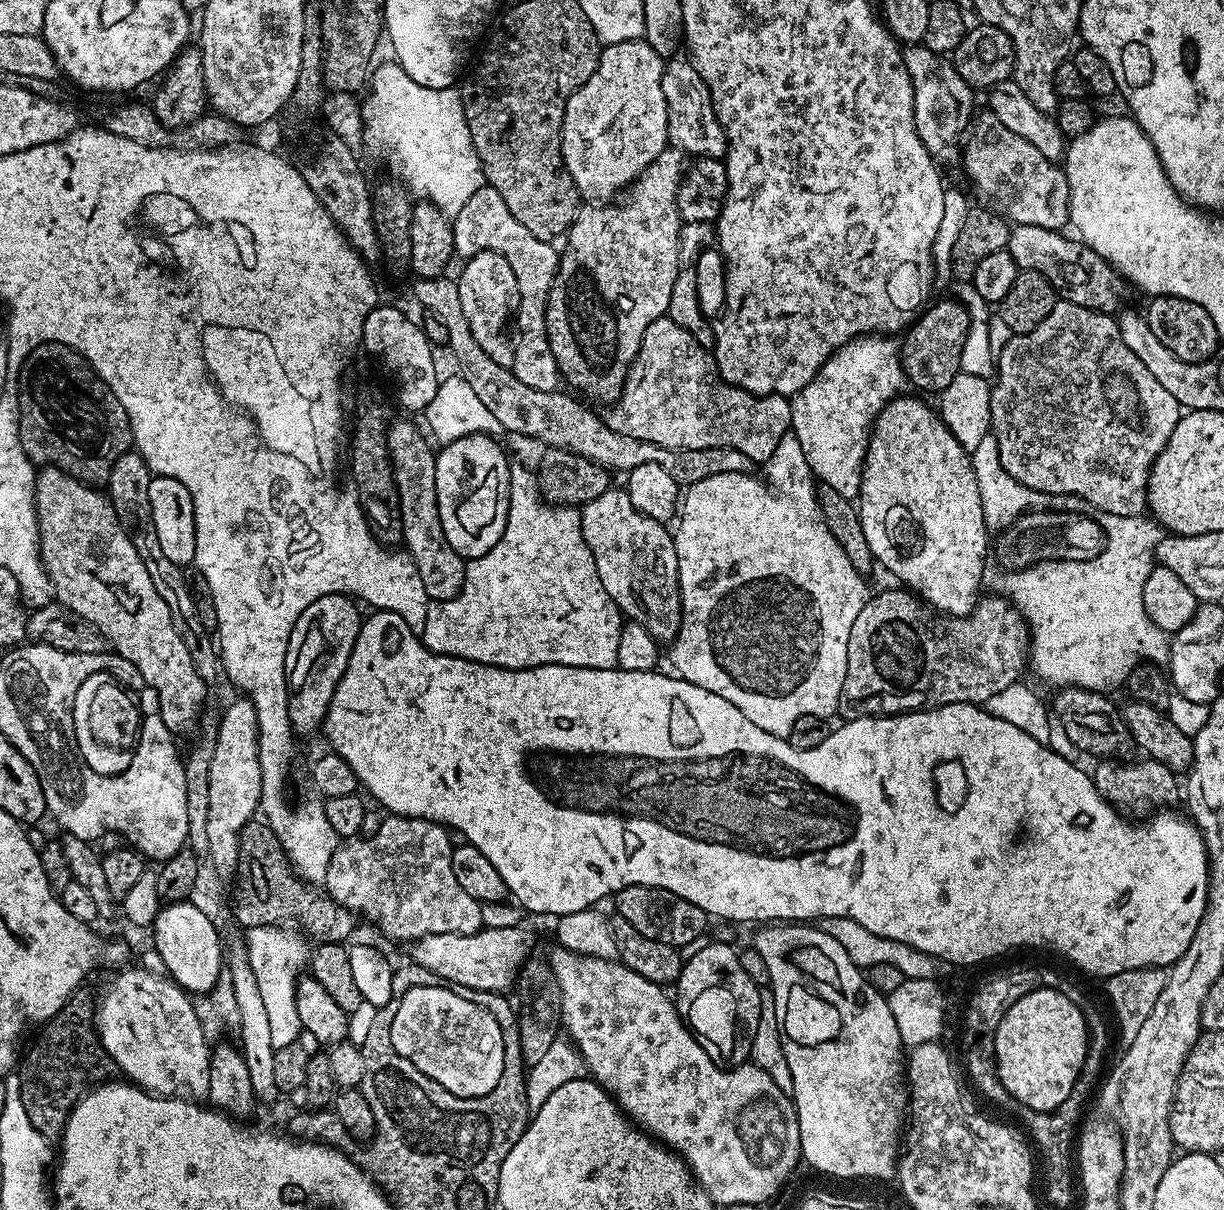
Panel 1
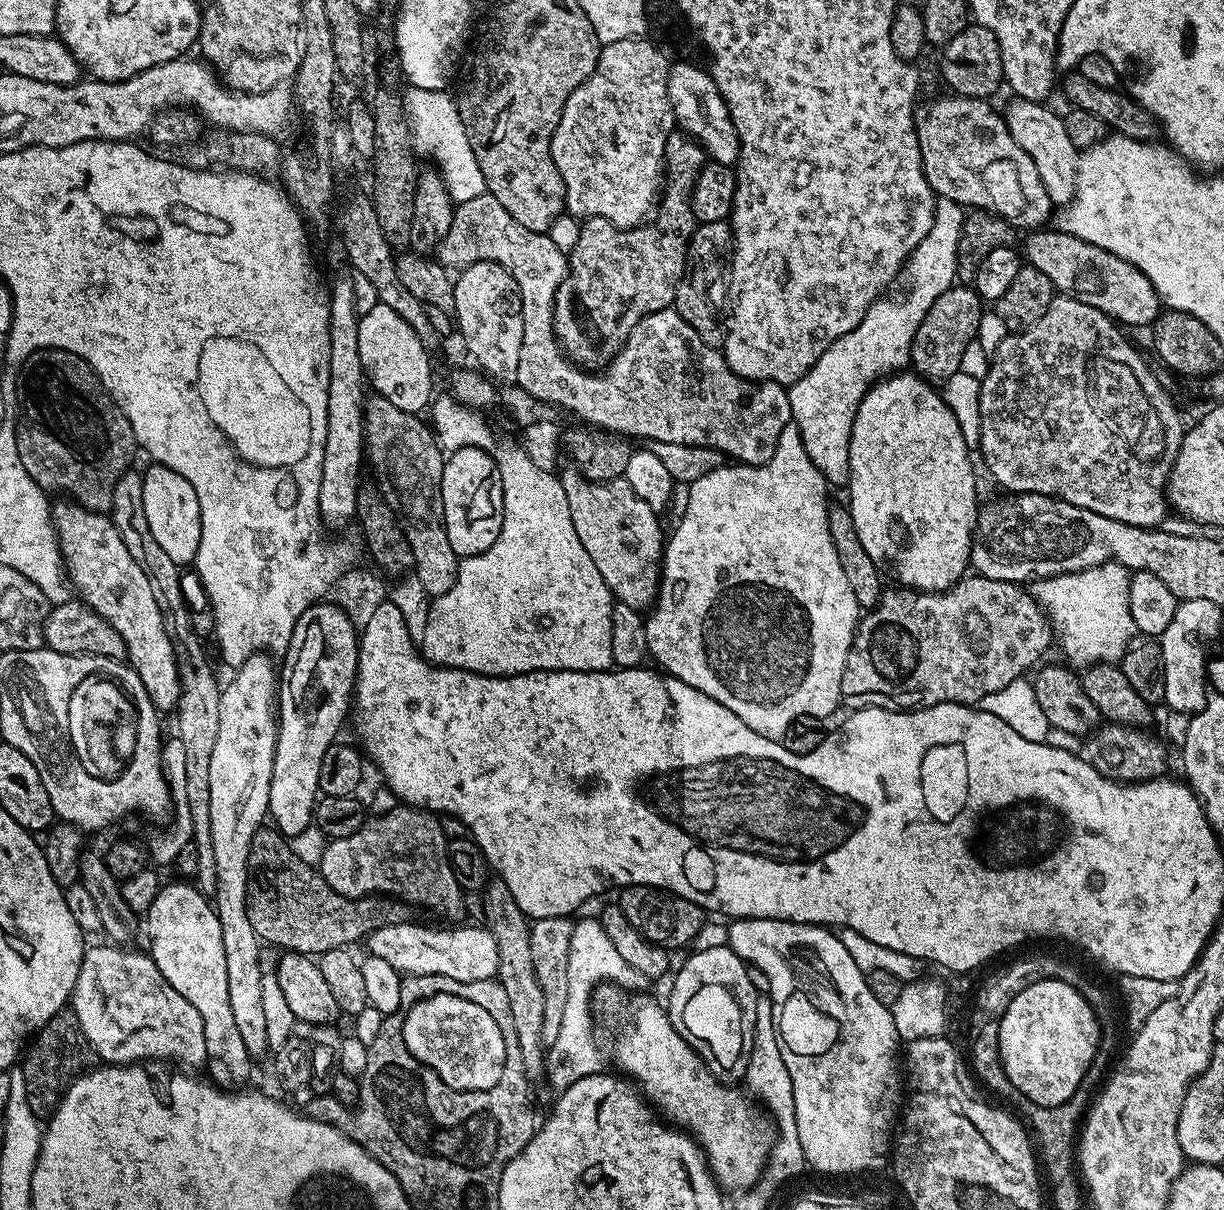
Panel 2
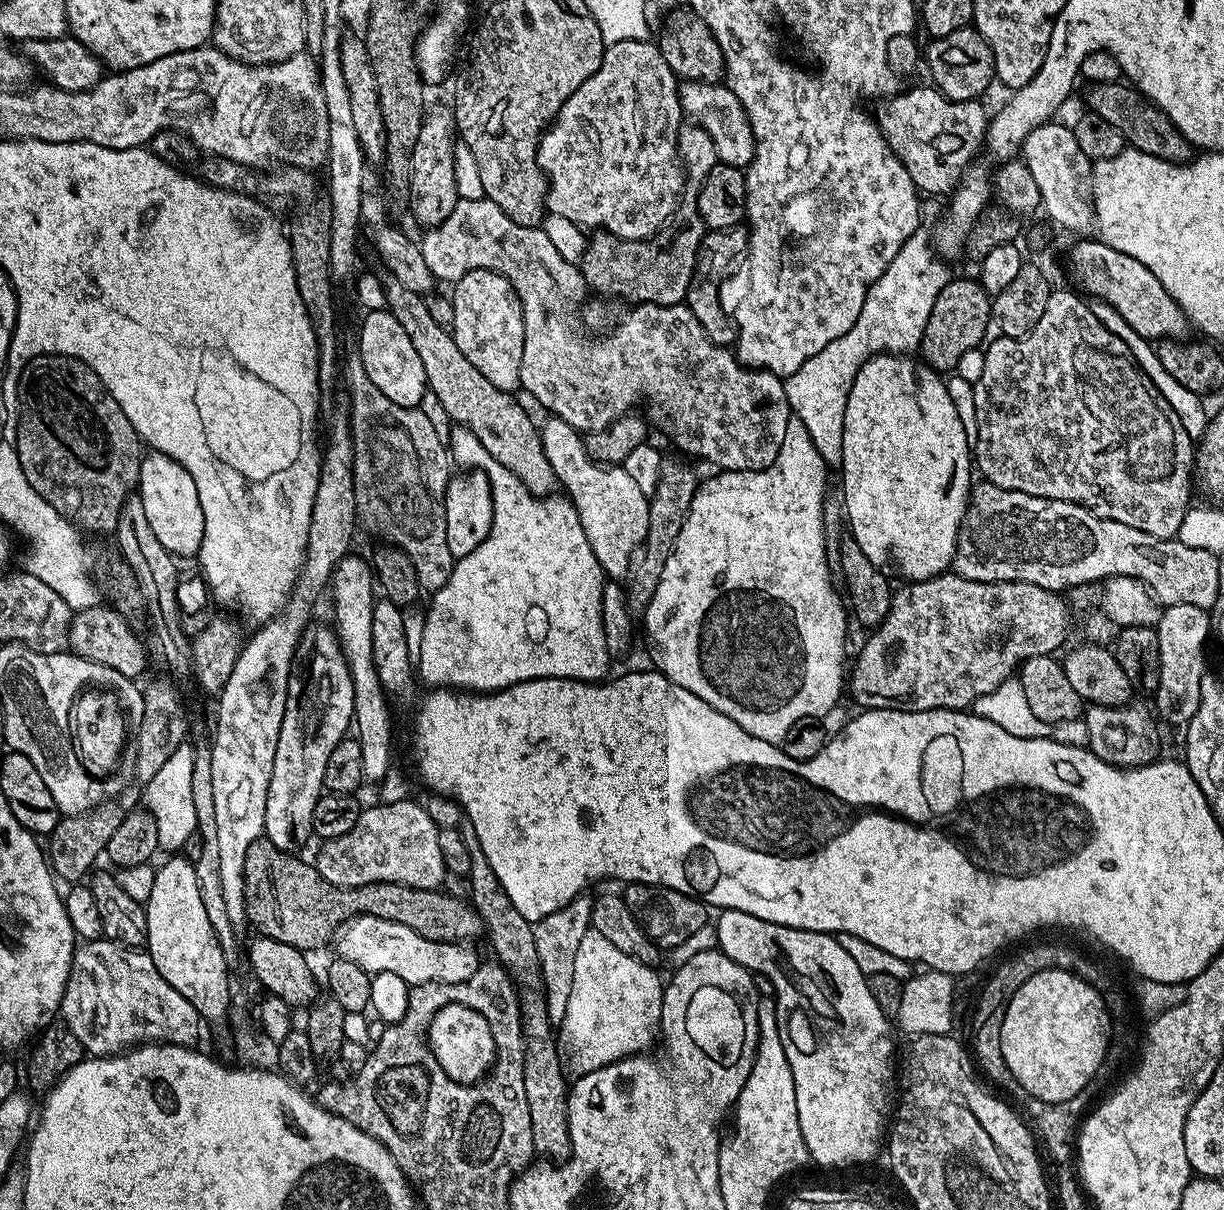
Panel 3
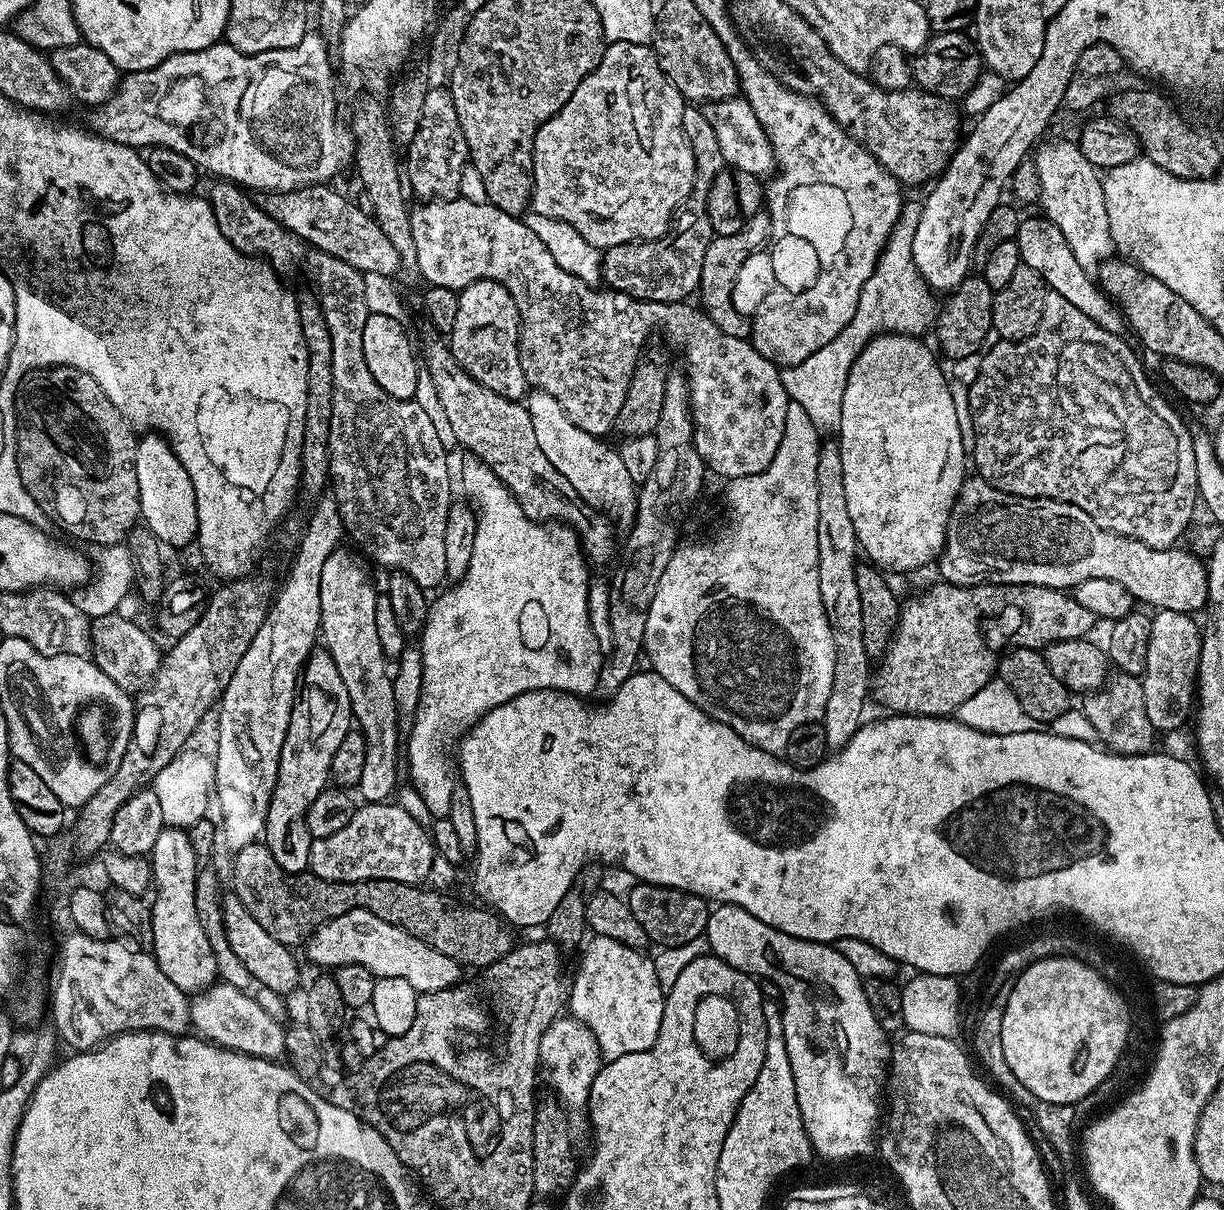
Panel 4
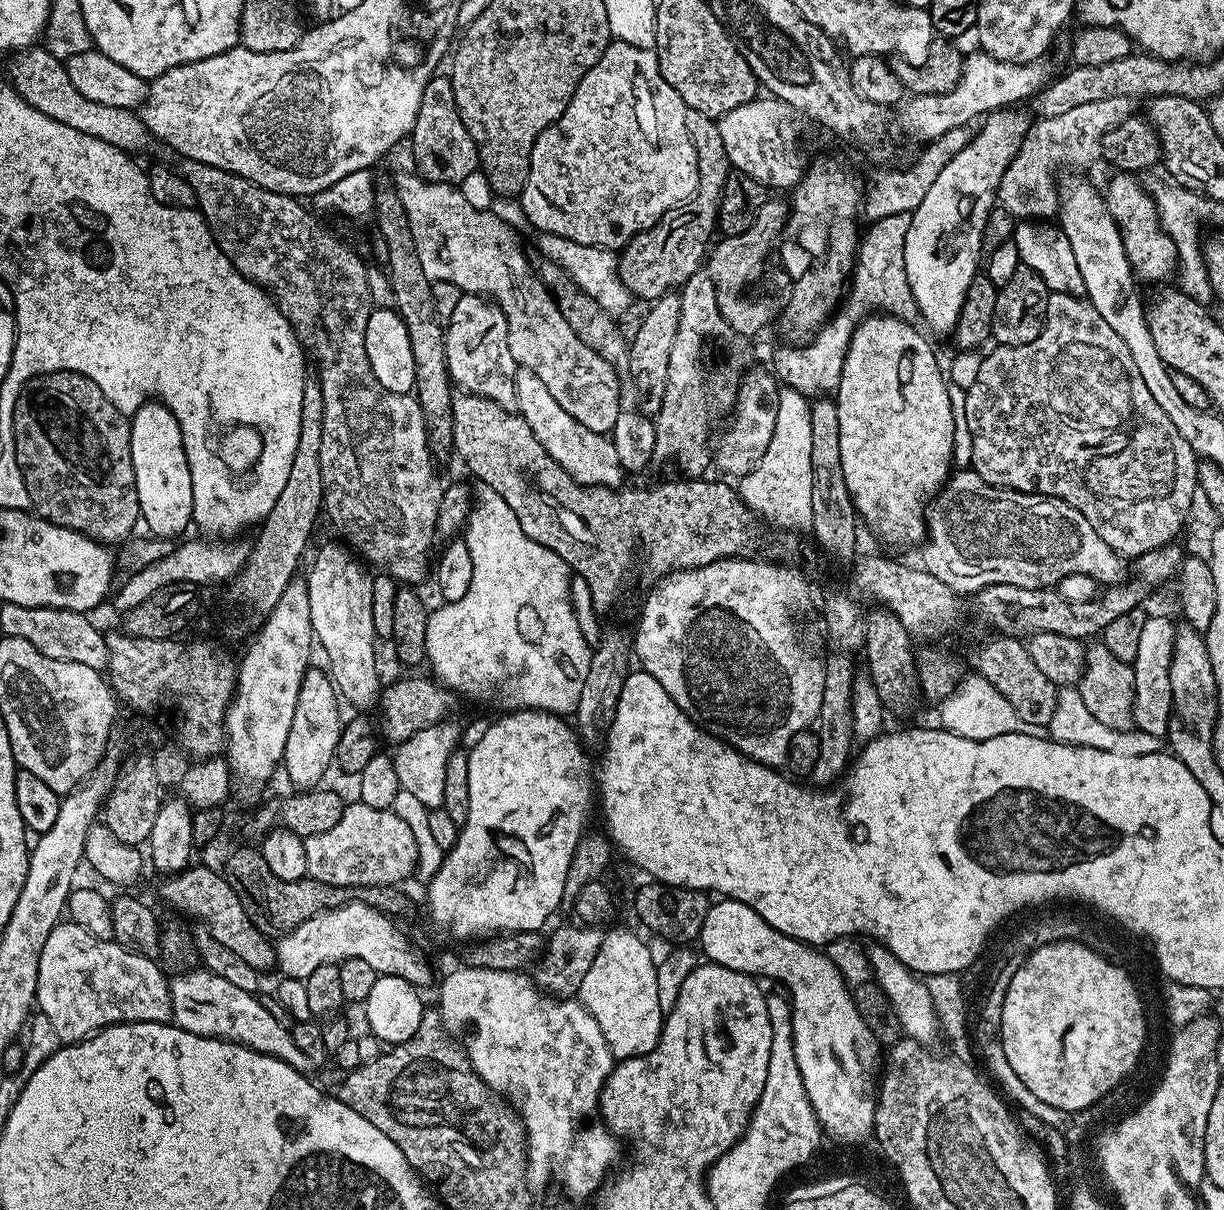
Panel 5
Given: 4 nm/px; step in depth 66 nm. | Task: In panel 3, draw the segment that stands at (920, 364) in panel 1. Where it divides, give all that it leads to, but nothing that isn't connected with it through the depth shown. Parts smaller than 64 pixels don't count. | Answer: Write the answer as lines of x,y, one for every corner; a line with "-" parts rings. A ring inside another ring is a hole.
949,279
948,284
942,286
942,294
938,294
938,302
934,302
930,322
926,322
926,330
922,334
918,352
924,363
941,374
955,373
958,362
962,362
962,354
966,354
966,350
980,348
985,343
988,323
991,325
994,320
992,301
993,297
988,295
979,279

